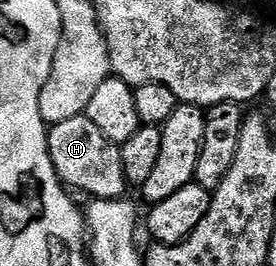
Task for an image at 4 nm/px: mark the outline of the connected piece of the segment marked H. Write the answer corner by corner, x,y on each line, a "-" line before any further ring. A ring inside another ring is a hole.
87,116
65,119
65,123
50,126
47,131
47,146
53,159
53,167
60,181
68,190
80,189
91,199
114,201
122,198
129,186
125,179
125,167
121,167
121,151

